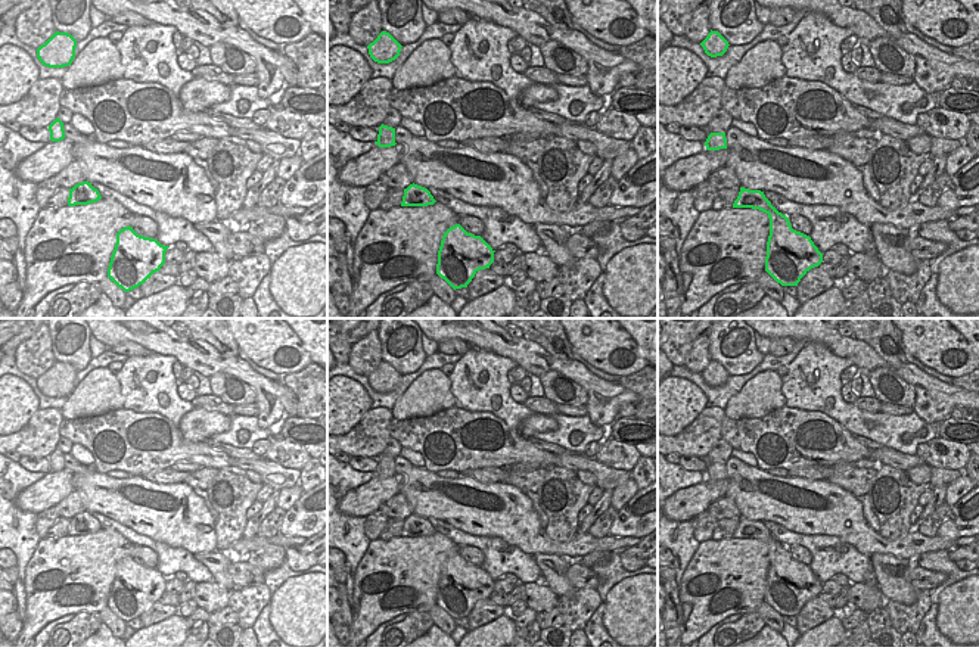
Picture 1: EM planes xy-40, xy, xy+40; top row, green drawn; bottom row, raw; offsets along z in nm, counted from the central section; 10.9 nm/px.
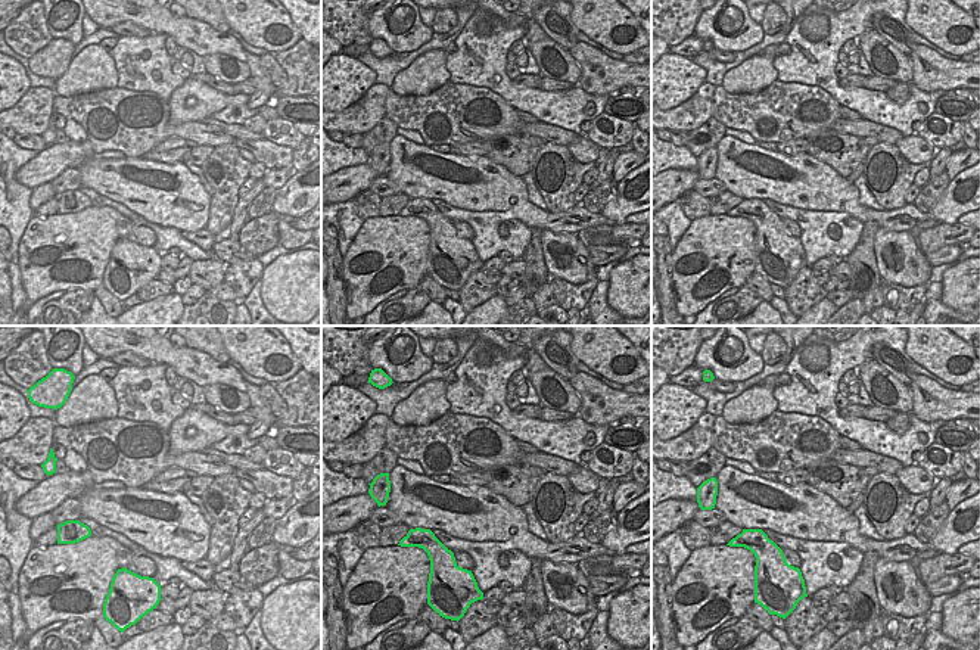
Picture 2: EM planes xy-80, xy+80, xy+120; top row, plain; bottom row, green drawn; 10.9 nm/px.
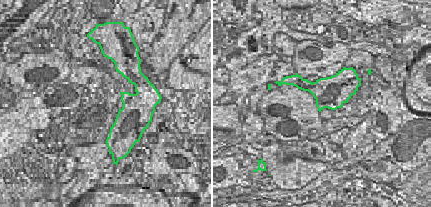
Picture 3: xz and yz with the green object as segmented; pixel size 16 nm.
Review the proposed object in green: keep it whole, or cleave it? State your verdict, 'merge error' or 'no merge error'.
no merge error

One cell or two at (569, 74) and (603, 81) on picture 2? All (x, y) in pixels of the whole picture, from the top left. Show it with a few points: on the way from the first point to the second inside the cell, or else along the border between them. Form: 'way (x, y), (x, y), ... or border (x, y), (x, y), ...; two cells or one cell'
border (568, 50), (579, 68), (576, 84); two cells

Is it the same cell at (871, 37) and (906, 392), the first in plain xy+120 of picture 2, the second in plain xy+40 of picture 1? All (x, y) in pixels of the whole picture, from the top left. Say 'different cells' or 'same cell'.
same cell

